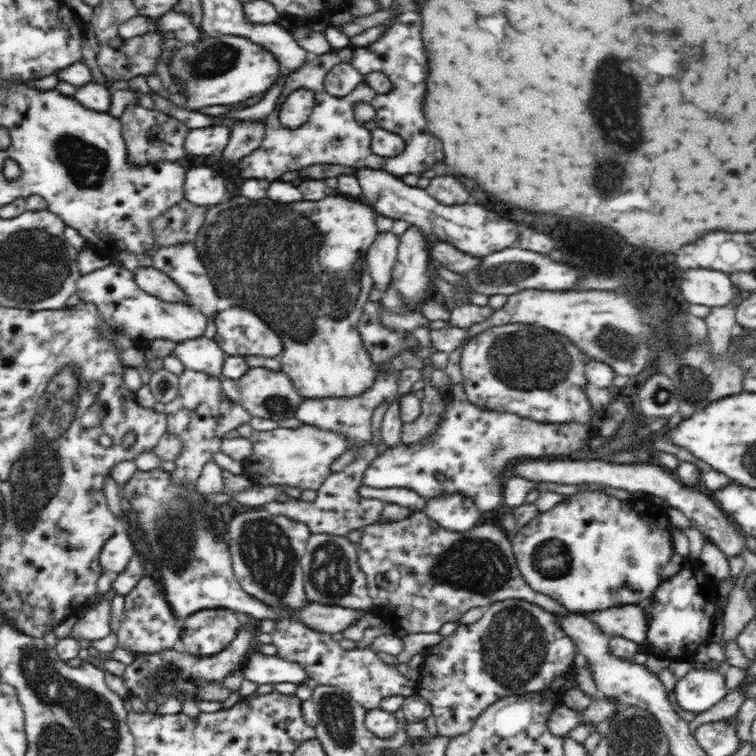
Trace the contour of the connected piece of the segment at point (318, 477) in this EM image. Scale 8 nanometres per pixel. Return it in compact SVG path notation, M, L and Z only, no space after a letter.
M303 424L298 428L276 428L270 431L253 431L248 438L252 441L252 456L243 459L242 474L253 483L270 486L274 484L317 491L331 474L330 464L348 450L348 440L336 430Z

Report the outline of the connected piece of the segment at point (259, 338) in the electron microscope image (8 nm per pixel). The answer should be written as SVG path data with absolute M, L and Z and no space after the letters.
M232 306L215 314L215 341L225 355L262 355L268 358L281 353L280 337L257 315Z

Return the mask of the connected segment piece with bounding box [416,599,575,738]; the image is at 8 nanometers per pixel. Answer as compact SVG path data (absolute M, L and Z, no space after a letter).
M508 599L498 602L493 602L489 607L484 609L483 616L472 623L471 625L455 626L453 634L444 637L444 640L437 646L426 649L422 654L424 662L419 666L419 679L417 680L417 693L425 699L431 706L431 714L434 715L435 725L433 729L437 729L437 732L442 736L448 736L450 738L464 734L468 732L472 725L476 722L476 719L483 713L491 704L494 704L500 697L510 695L519 695L527 692L544 691L551 689L550 682L552 682L556 676L570 674L574 666L575 657L575 644L567 636L567 632L563 630L560 623L560 617L554 613L544 610L537 604L528 602L524 599Z

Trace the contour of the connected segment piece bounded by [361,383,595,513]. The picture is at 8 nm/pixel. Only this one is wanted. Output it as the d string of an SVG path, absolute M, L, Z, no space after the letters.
M462 383L450 387L440 426L414 444L388 447L365 468L361 478L364 485L412 489L426 501L436 495L461 492L475 500L481 513L494 511L503 505L503 474L512 463L540 457L570 458L576 450L585 449L586 432L593 434L595 430L591 422L538 423L517 414L482 409L467 399Z

